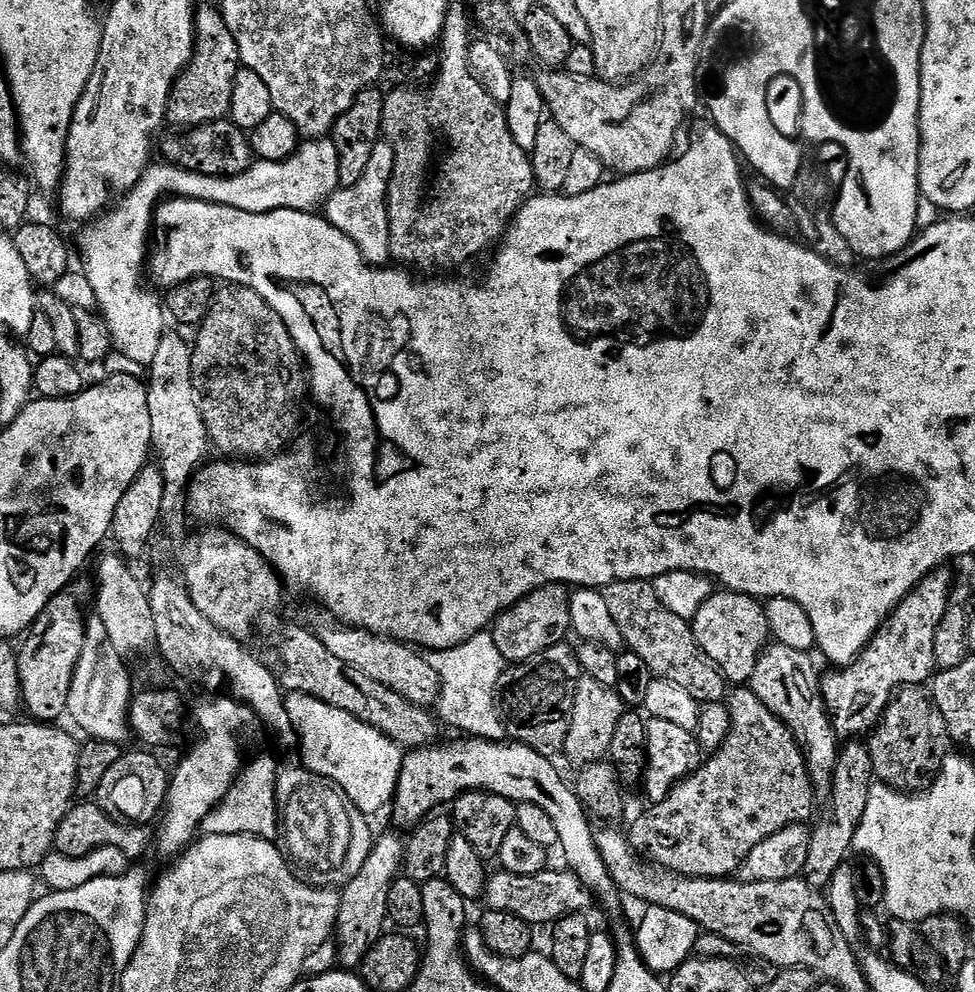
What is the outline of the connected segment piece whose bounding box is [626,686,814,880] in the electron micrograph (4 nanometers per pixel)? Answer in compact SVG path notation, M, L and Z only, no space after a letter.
M733 687L730 695L727 697L726 703L728 713L732 716L730 734L726 738L726 742L718 751L711 753L691 776L681 780L679 784L675 784L665 800L651 805L647 809L649 812L642 813L633 822L632 829L627 829L626 832L628 841L634 849L641 850L641 848L648 848L647 859L651 863L661 864L663 868L669 868L680 876L701 876L702 878L714 878L715 880L731 877L739 871L742 862L746 858L746 854L750 854L750 850L754 850L754 846L758 846L758 842L766 842L766 838L770 838L770 834L778 834L778 830L788 828L791 824L804 824L807 821L807 816L812 812L812 804L814 805L812 779L804 761L804 752L800 748L799 742L794 738L791 730L773 712L766 710L766 706L762 706L762 702L753 694L751 687Z

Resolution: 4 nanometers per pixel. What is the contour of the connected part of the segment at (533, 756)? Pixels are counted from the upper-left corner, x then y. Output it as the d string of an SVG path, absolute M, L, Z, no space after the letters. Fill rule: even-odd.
M456 738L453 744L443 744L437 742L427 748L414 748L405 755L402 762L400 777L396 783L396 795L394 803L391 805L390 813L401 824L402 827L412 830L417 827L429 814L435 813L439 804L447 805L463 792L493 792L502 798L513 802L520 802L525 799L524 796L524 772L520 768L528 768L528 780L532 783L531 803L542 806L546 814L550 814L550 819L554 821L554 827L558 830L560 839L559 851L564 851L564 860L567 867L581 880L585 888L589 890L599 890L602 888L613 887L612 875L608 873L606 862L602 862L602 854L595 845L594 824L587 812L584 811L582 802L576 796L576 789L571 783L568 784L560 777L560 772L555 768L553 761L547 756L529 751L528 756L512 756L508 764L512 768L492 768L492 755L498 748L497 741L482 740L479 738Z

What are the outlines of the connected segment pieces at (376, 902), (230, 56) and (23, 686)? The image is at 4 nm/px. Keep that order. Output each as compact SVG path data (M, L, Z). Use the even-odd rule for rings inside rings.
M392 832L386 833L385 836L377 835L365 865L356 872L356 877L349 884L343 885L334 929L334 947L339 963L345 969L359 969L364 955L385 935L384 924L386 925L388 920L390 886L401 871L404 846L405 841L399 840Z
M216 6L197 7L196 44L192 47L192 60L172 87L167 123L176 127L173 129L187 130L225 119L232 110L234 78L241 67L238 42L234 42L234 34L230 34L230 26L226 26L223 12Z
M65 590L59 592L53 600L42 610L42 614L35 620L28 629L26 635L23 637L24 645L19 645L16 661L18 662L18 674L20 675L20 699L22 701L22 708L25 708L29 712L31 719L36 722L56 722L59 716L63 717L67 710L67 694L69 693L72 678L75 674L76 667L80 661L81 656L84 654L84 638L85 638L85 623L86 623L86 612L80 609L80 600L72 593L72 590Z

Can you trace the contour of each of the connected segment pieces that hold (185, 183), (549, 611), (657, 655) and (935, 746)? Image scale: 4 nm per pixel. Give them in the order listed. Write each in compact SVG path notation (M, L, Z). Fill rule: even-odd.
M331 138L305 139L290 158L278 162L256 160L245 172L233 176L198 174L185 168L177 168L176 165L167 162L159 163L149 163L137 184L123 193L107 211L91 221L85 227L88 229L80 236L80 256L84 259L82 271L90 282L90 290L94 290L98 311L108 323L112 335L112 347L115 351L126 354L126 358L145 366L151 365L154 353L158 350L158 342L166 332L164 328L166 308L161 297L159 300L154 293L144 292L143 286L140 285L140 271L144 268L144 255L148 252L148 228L150 232L154 224L156 208L165 198L234 206L234 210L246 210L246 214L266 214L274 210L311 212L319 209L332 197L335 189L341 187L338 178L338 146L334 146Z
M547 584L535 588L516 604L505 608L490 625L494 638L494 646L502 653L502 658L512 664L520 664L523 660L534 658L534 654L542 654L542 650L550 650L550 646L565 643L572 632L570 622L569 589L562 584Z
M619 580L607 584L602 591L610 615L614 617L614 622L618 622L618 630L622 630L625 645L638 654L646 666L650 666L653 677L678 682L678 686L690 690L692 697L701 705L719 704L729 695L730 684L725 673L721 672L707 651L704 653L700 649L701 641L693 632L691 623L678 618L678 614L670 614L670 610L658 602L658 594L654 594L651 582Z
M907 684L896 691L884 715L881 716L880 723L870 733L867 746L872 763L872 775L879 783L886 784L898 792L915 794L932 784L940 773L944 760L950 755L951 748L948 747L953 747L953 744L953 739L948 735L947 724L935 704L931 691L922 684Z

